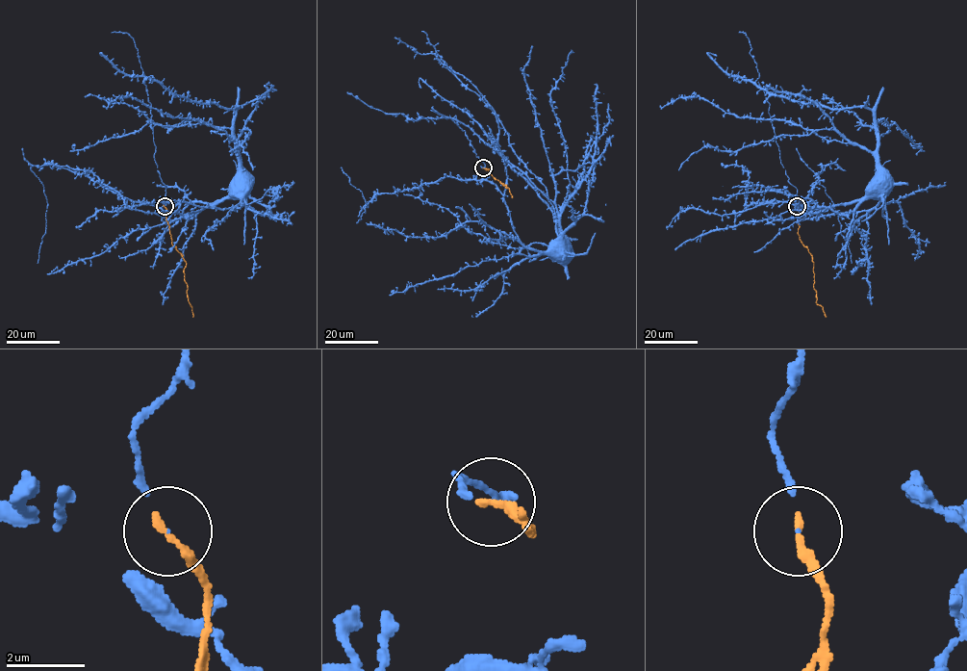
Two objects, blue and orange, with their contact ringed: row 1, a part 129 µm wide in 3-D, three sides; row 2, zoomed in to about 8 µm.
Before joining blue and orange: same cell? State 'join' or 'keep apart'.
join

